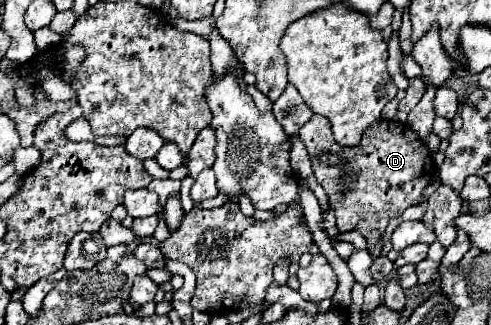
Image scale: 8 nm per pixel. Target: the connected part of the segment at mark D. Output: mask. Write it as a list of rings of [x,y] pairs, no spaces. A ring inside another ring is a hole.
[[[314,114],[298,132],[304,142],[314,176],[326,190],[330,206],[336,212],[336,226],[340,232],[358,230],[368,240],[368,252],[376,258],[380,254],[380,236],[384,234],[388,220],[402,216],[404,210],[416,204],[422,190],[434,178],[434,164],[430,162],[430,150],[406,124],[396,120],[376,120],[366,128],[358,146],[340,146],[330,130],[330,122]]]

